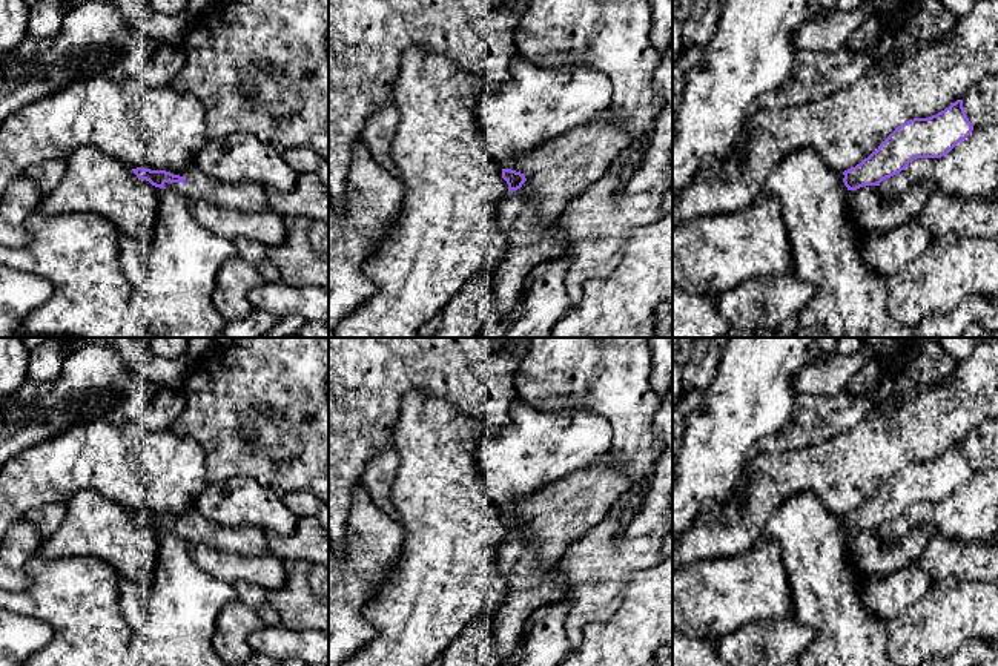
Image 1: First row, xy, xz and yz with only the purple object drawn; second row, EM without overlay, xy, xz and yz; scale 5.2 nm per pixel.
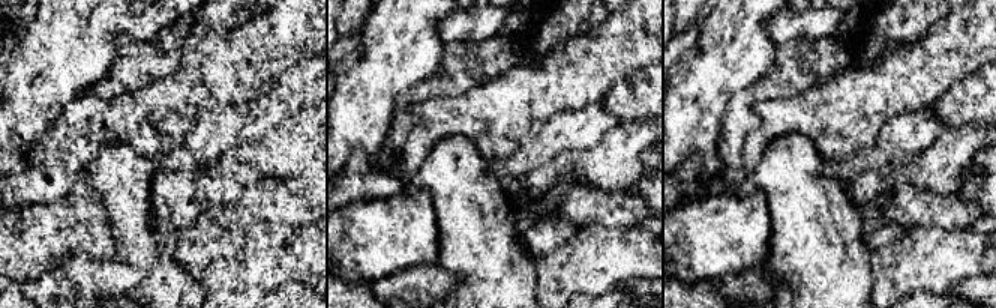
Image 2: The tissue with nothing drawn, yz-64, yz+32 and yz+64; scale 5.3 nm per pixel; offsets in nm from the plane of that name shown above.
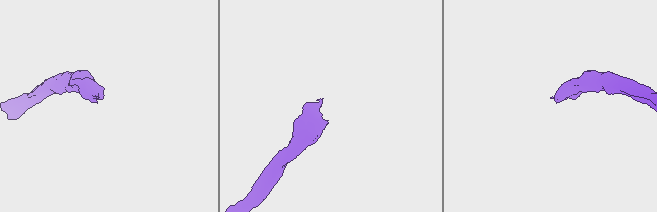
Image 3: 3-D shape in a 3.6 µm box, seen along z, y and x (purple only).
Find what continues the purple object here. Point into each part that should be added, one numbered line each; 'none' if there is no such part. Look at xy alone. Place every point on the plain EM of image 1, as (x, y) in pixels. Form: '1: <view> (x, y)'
1: xy (247, 540)

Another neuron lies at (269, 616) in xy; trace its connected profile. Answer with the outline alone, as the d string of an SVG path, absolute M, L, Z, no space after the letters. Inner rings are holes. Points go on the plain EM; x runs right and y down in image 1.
M269 603L261 606L256 612L261 617L264 626L278 626L278 625L281 625L279 614Z

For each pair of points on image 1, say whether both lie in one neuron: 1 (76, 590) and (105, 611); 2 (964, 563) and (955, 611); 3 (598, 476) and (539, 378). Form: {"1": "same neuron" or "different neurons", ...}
{"1": "same neuron", "2": "different neurons", "3": "different neurons"}

